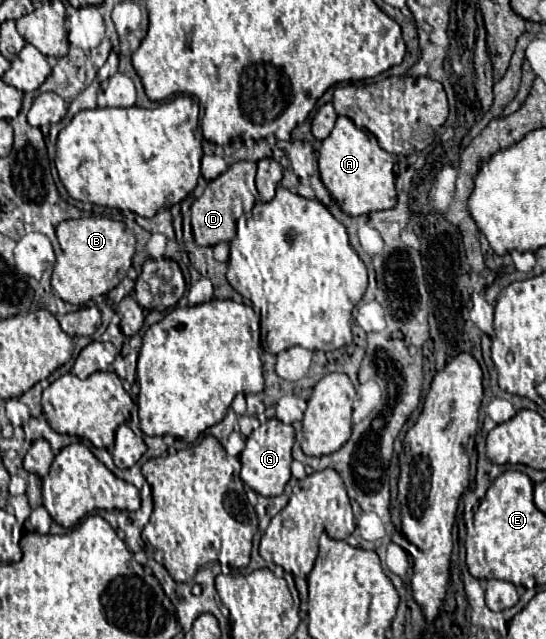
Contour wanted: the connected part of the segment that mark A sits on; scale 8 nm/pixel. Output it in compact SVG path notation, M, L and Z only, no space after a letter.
M337 117L331 135L321 143L319 171L323 185L347 215L367 215L397 205L393 155L381 149L371 133L355 127L347 117Z

